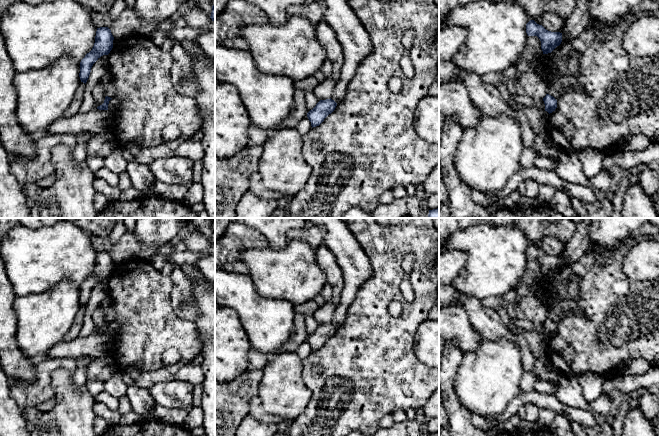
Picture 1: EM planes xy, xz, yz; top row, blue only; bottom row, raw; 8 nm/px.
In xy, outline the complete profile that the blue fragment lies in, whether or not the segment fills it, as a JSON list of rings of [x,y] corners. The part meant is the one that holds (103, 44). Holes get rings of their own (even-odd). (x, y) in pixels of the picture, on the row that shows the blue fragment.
[[[108,27],[97,28],[95,43],[92,50],[80,62],[79,77],[81,82],[87,82],[93,64],[103,55],[108,55],[113,48],[114,37]]]

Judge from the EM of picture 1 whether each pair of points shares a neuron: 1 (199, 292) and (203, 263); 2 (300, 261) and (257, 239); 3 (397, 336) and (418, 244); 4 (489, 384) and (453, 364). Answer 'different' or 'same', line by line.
1: different
2: different
3: same
4: different

